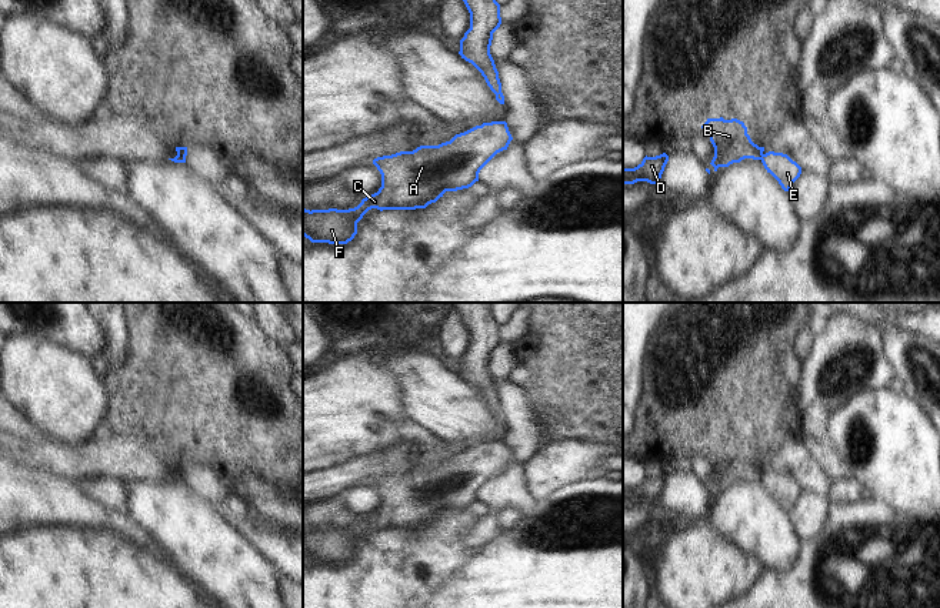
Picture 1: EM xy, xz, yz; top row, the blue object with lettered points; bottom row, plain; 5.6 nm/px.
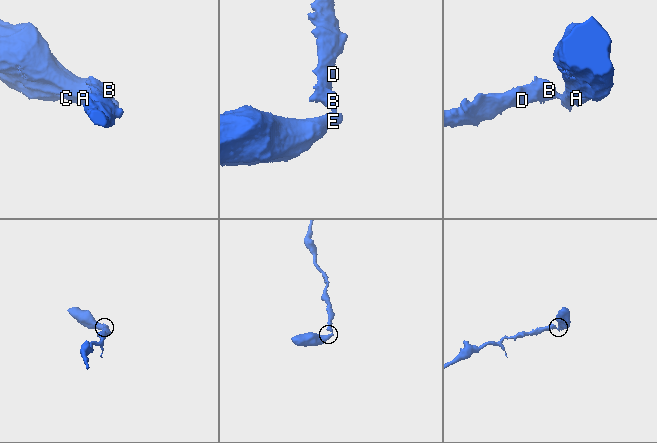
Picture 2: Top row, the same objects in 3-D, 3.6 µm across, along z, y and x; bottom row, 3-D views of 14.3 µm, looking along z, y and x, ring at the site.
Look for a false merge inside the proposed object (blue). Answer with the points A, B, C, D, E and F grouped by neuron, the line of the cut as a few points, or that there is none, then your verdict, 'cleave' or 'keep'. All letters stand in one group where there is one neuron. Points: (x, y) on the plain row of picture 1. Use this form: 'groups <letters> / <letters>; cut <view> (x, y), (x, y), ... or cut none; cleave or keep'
groups A C E F / B D; cut yz (764, 474), (760, 478); cleave

